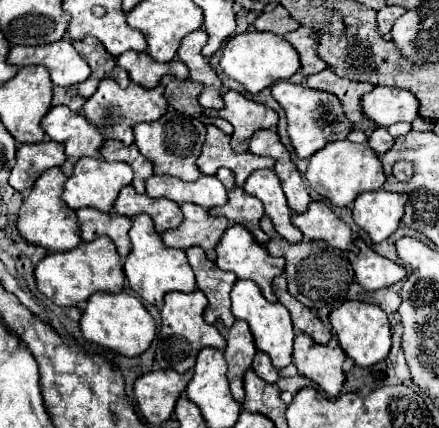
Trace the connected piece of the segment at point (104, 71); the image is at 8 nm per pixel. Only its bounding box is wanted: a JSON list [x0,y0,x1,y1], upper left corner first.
[74,36,130,98]

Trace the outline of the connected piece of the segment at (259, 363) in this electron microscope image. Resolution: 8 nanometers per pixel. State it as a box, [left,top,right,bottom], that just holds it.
[252,352,278,384]

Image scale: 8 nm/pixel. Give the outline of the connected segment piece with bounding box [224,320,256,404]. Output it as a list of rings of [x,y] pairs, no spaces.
[[[236,320],[234,326],[228,330],[226,336],[226,362],[228,362],[228,382],[230,382],[230,390],[236,402],[244,402],[244,386],[242,386],[242,378],[244,372],[250,368],[252,356],[256,352],[254,346],[254,338],[250,334],[250,328],[244,320]]]

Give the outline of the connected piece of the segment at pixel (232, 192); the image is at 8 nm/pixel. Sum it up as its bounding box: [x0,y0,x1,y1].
[208,168,268,244]

